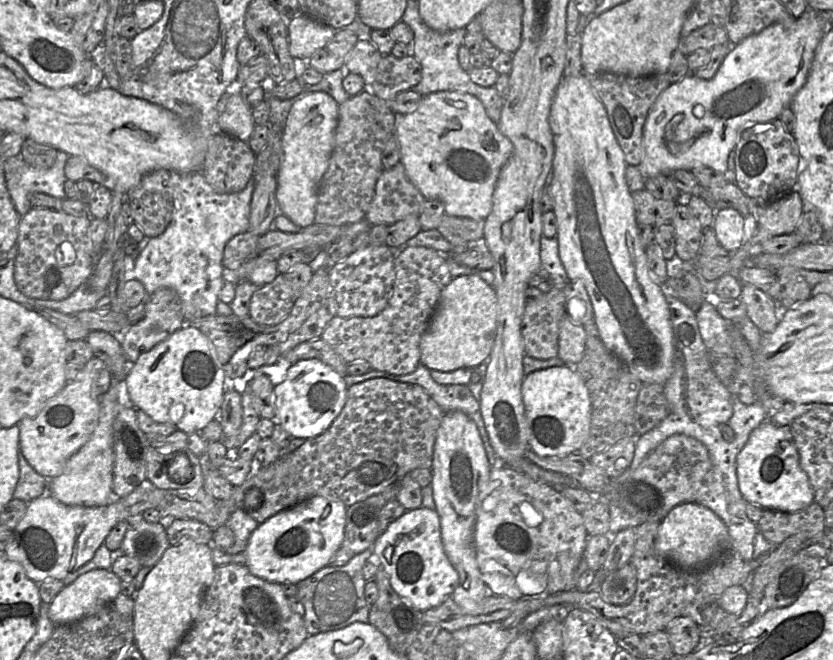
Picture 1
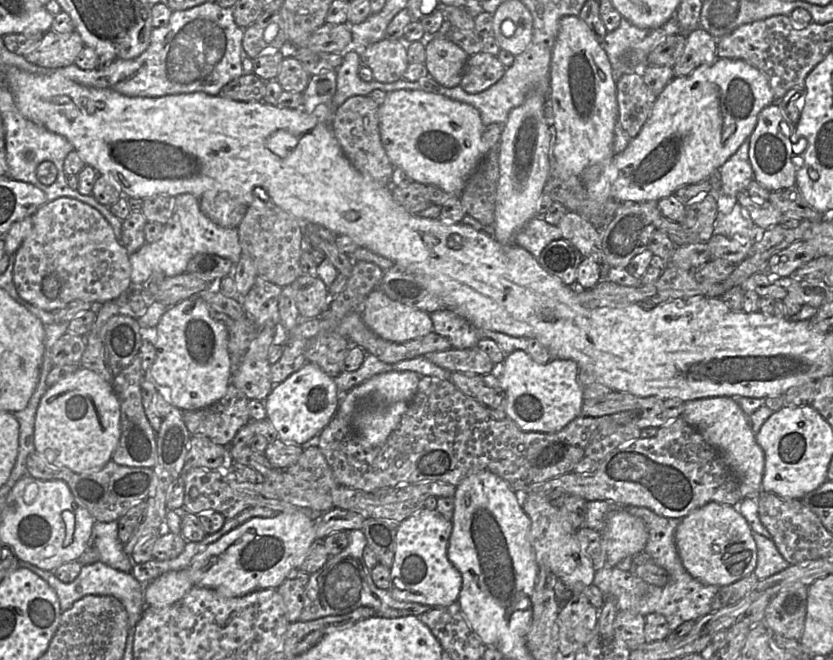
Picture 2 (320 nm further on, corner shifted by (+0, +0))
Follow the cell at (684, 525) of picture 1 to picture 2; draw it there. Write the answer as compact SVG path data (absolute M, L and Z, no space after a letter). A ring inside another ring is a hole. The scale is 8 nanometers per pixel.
M709 502L684 516L675 531L678 556L686 571L703 584L726 586L752 573L757 548L752 529L731 505Z

